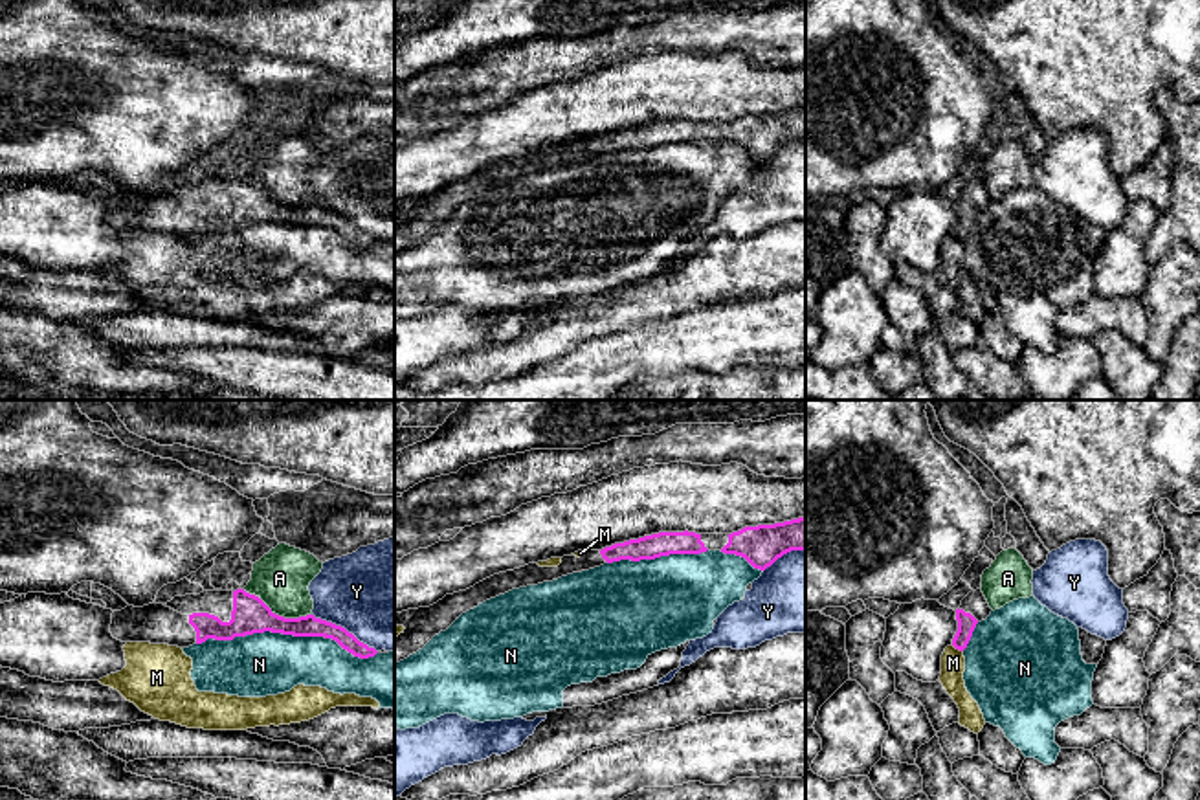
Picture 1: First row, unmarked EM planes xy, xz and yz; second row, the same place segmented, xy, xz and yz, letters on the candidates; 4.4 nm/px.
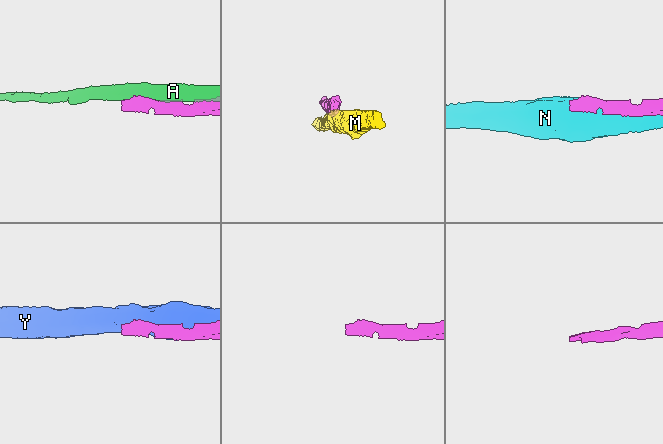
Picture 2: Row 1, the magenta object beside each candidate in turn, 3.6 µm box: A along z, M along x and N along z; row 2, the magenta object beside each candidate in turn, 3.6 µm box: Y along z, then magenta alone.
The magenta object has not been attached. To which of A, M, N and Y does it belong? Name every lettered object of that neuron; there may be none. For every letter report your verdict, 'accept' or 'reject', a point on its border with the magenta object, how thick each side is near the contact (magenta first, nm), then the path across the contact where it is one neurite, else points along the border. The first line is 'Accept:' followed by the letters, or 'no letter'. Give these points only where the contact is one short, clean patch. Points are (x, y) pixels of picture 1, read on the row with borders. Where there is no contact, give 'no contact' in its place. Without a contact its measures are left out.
Accept: no letter
A: reject | xy (277, 615) | 160/240 nm
M: reject | yz (956, 648) | 80/110 nm
N: reject | xy (287, 633) | 160/280 nm
Y: reject | xy (344, 628) | 100/480 nm

